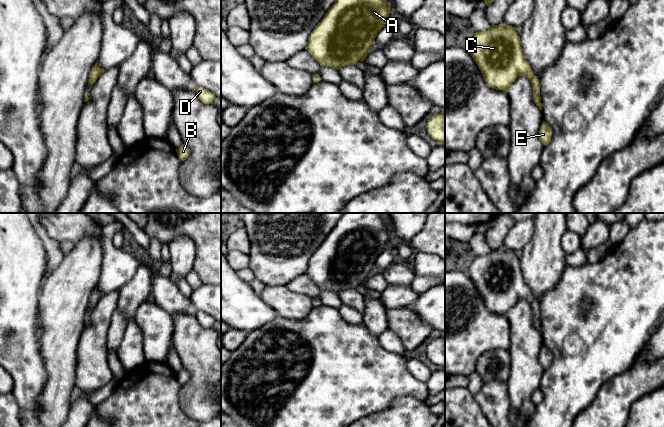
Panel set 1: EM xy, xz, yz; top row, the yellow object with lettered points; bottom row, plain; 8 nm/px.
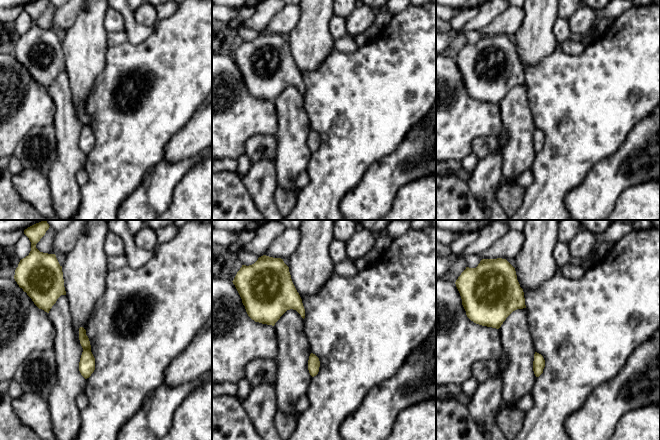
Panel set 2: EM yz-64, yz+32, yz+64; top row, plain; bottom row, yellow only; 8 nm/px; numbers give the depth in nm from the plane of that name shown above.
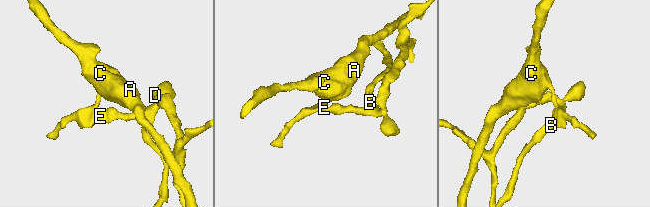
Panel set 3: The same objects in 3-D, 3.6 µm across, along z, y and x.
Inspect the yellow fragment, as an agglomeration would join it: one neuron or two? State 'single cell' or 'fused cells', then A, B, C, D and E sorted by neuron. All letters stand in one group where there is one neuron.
single cell; groups A B C D E

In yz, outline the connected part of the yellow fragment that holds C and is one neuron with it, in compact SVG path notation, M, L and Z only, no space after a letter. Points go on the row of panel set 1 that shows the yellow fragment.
M502 23L476 32L468 50L486 84L493 89L507 92L518 76L527 77L533 85L533 100L542 110L539 79L525 58L515 27Z

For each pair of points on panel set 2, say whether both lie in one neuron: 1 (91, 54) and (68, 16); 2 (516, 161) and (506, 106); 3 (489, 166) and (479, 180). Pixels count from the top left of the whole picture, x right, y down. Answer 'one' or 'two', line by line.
1: two
2: one
3: one

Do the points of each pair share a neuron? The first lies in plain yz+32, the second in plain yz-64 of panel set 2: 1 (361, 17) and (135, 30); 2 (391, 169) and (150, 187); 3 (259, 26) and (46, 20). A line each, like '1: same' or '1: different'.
1: different
2: same
3: same

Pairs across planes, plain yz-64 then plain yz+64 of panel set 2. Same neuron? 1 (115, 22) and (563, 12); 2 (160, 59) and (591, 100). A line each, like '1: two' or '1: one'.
1: two
2: one

